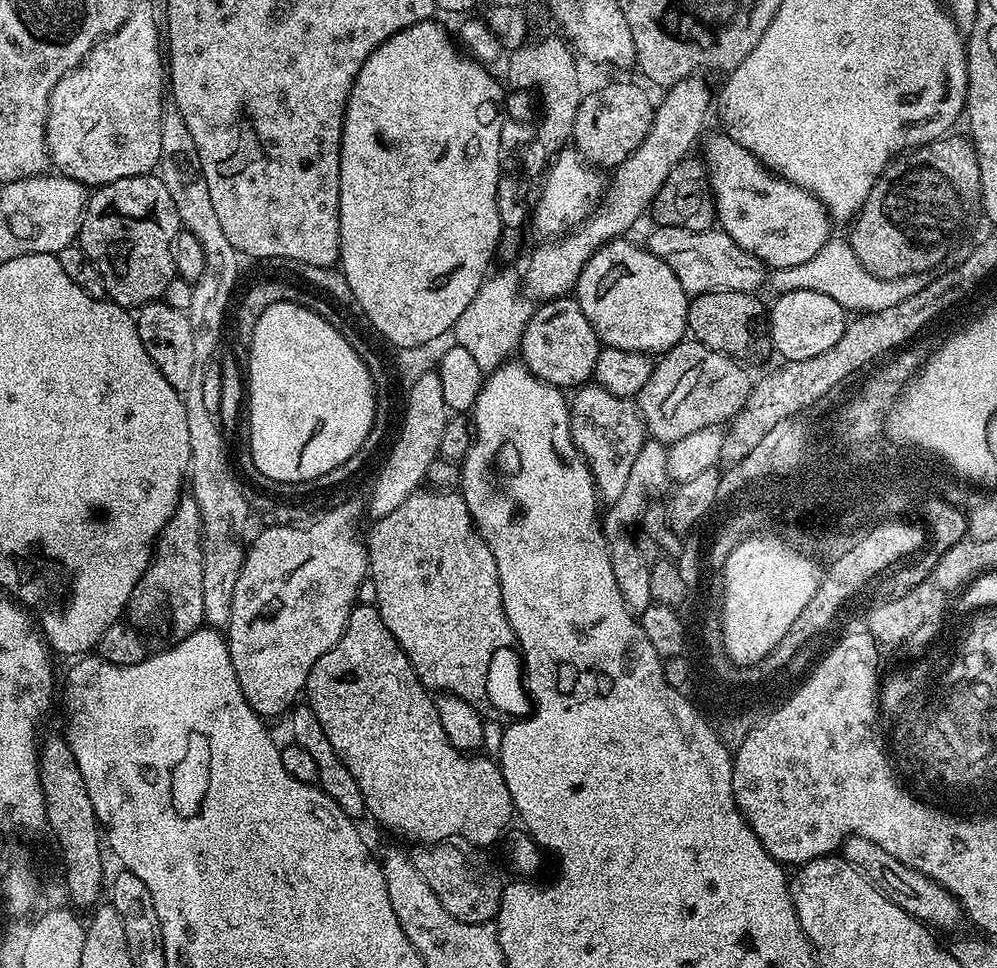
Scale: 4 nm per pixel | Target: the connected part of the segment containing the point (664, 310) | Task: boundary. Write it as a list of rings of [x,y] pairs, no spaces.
[[[628,238],[611,240],[602,245],[596,253],[582,266],[582,274],[578,278],[574,289],[574,298],[578,306],[582,306],[582,314],[590,326],[598,334],[601,345],[605,348],[617,348],[627,352],[646,352],[649,354],[663,354],[669,352],[675,344],[685,339],[688,332],[688,306],[690,297],[682,290],[682,282],[647,247],[631,244]]]

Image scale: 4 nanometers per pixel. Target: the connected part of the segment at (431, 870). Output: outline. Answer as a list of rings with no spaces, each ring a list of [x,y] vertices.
[[[452,842],[421,848],[424,849],[414,856],[416,868],[422,874],[426,886],[434,890],[438,902],[442,902],[447,912],[462,923],[487,925],[495,921],[504,889],[495,866],[480,853],[483,851],[472,846],[457,846]]]

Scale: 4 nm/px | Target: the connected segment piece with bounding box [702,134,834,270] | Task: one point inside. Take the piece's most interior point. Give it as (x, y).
(781, 224)

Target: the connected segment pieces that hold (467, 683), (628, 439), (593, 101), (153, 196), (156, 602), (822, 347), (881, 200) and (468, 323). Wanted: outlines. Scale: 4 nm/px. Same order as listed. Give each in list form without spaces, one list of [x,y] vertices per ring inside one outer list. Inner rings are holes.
[[[424,491],[410,494],[410,498],[406,498],[396,510],[371,525],[369,536],[367,533],[370,577],[377,590],[374,607],[380,612],[382,622],[386,622],[386,630],[390,630],[398,646],[402,646],[410,666],[414,666],[414,674],[418,674],[425,688],[436,694],[462,698],[489,721],[508,722],[513,718],[527,717],[530,696],[526,691],[516,635],[502,606],[498,562],[494,562],[490,546],[486,546],[476,531],[470,510],[459,491]]]
[[[589,382],[571,393],[568,417],[574,446],[588,464],[592,481],[596,483],[597,497],[605,505],[614,503],[622,498],[622,490],[626,490],[626,481],[634,467],[634,458],[638,458],[638,450],[642,450],[646,442],[644,419],[640,416],[637,401],[610,394],[610,390],[602,385]]]
[[[608,84],[583,97],[574,118],[571,143],[589,164],[597,169],[615,170],[634,154],[652,125],[654,100],[636,84]]]
[[[145,174],[118,178],[118,182],[101,184],[88,197],[88,206],[80,222],[78,246],[98,266],[102,274],[104,291],[112,303],[129,310],[139,310],[146,304],[159,301],[164,295],[166,286],[177,279],[174,266],[174,242],[182,230],[178,210],[170,198],[170,192],[161,182],[159,175]]]
[[[190,494],[180,497],[180,505],[174,510],[170,522],[160,532],[160,539],[154,545],[152,563],[142,574],[138,586],[134,586],[134,594],[130,594],[126,609],[127,623],[131,624],[153,649],[172,648],[182,642],[190,634],[194,634],[204,624],[202,610],[202,572],[204,570],[204,546],[200,534],[202,518],[198,502]]]
[[[794,290],[782,292],[770,304],[768,314],[768,338],[771,347],[781,357],[781,361],[805,360],[826,354],[834,342],[842,338],[850,323],[849,313],[834,298],[818,294],[818,290]]]
[[[956,135],[942,136],[939,140],[921,144],[895,157],[874,182],[866,202],[850,224],[852,252],[860,265],[870,270],[870,274],[897,280],[903,276],[929,273],[930,268],[939,269],[939,264],[947,258],[952,248],[952,239],[967,226],[972,211],[981,207],[980,162],[976,157],[976,149],[971,139]]]
[[[506,269],[486,276],[473,302],[466,306],[453,328],[453,339],[457,347],[469,351],[484,373],[494,371],[509,361],[509,356],[517,351],[522,334],[536,309],[535,301],[522,291],[519,271]]]

